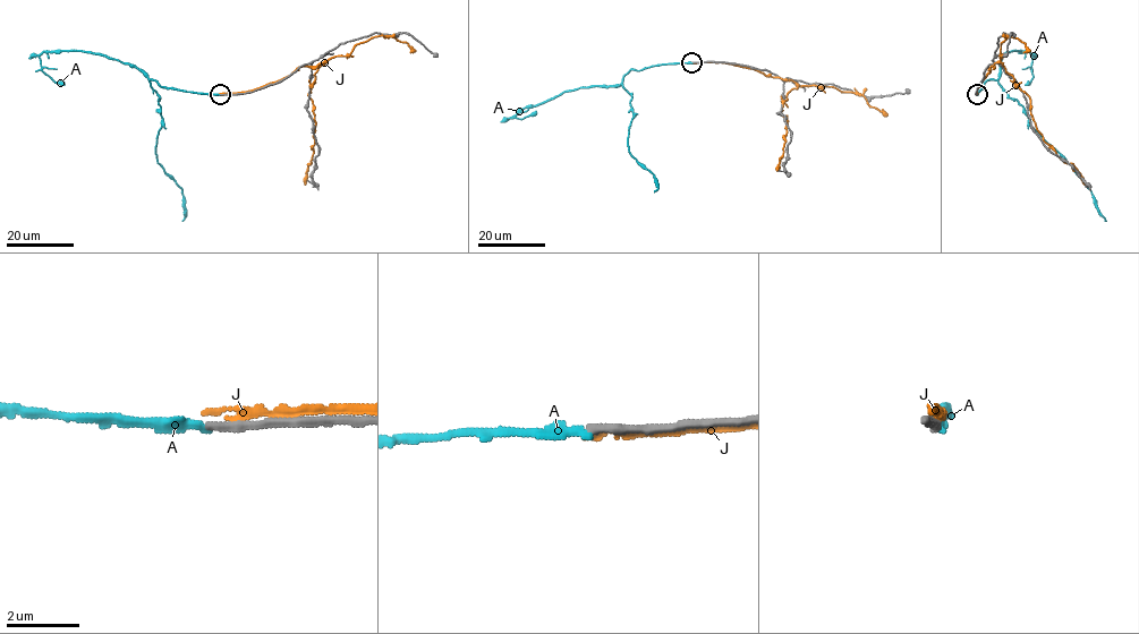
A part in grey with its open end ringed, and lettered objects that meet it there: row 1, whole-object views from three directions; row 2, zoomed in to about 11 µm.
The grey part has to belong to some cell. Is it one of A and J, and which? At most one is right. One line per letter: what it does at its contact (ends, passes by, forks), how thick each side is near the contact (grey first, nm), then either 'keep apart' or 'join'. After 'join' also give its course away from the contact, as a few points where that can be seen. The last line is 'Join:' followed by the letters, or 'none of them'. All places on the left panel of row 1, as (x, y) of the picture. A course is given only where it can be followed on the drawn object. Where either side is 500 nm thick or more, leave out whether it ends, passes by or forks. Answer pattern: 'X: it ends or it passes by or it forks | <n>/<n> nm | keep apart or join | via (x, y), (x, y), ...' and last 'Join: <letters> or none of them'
A: it ends | 240/240 nm | join | via (220, 94), (163, 87), (149, 80), (159, 96), (162, 119), (156, 161), (181, 189), (186, 215), (181, 221)
J: it passes by | 220/200 nm | keep apart
Join: A

